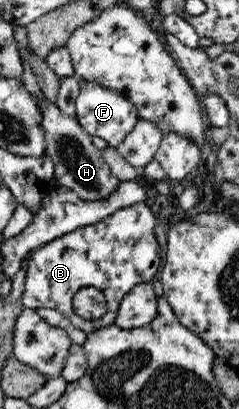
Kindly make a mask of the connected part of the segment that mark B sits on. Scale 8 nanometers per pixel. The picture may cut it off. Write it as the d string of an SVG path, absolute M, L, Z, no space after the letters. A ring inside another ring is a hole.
M145 202L117 210L115 213L105 217L99 223L85 225L75 232L65 234L64 237L55 239L45 246L32 252L27 267L27 277L25 281L25 292L22 295L22 303L25 308L41 312L44 308L55 309L76 328L82 329L86 334L93 333L100 327L105 327L114 323L117 317L123 297L136 285L151 283L159 274L163 265L163 251L157 238L155 238L155 226L158 220L151 212L151 208ZM83 287L96 287L103 293L106 300L107 312L99 319L87 320L77 317L73 310L73 297Z

